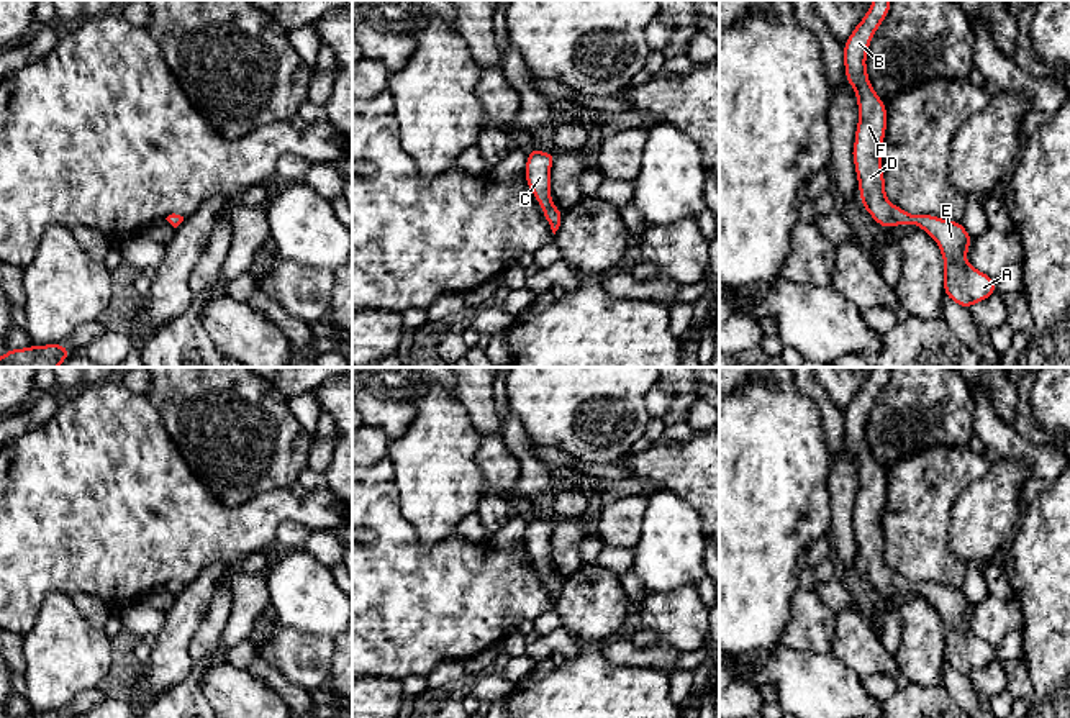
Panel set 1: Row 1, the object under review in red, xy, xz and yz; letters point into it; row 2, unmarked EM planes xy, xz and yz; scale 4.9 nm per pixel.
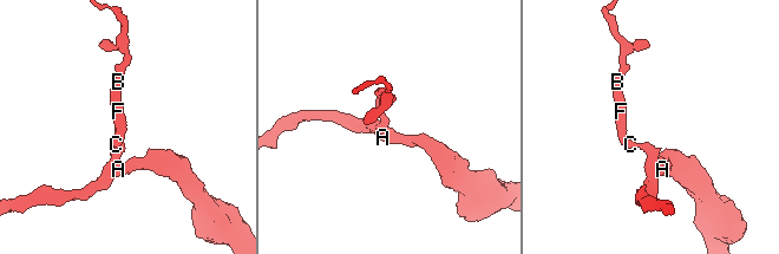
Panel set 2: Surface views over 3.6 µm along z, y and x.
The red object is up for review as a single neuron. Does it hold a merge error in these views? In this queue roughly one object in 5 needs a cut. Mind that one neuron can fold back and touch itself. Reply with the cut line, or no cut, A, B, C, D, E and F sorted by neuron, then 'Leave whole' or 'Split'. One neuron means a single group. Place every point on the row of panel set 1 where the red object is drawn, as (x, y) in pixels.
No split. Groups: A B C D E F. Leave whole

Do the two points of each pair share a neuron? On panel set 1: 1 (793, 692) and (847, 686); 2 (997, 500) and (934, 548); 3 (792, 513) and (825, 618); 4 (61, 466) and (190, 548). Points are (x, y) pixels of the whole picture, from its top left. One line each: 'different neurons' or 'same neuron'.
1: same neuron
2: different neurons
3: different neurons
4: same neuron

